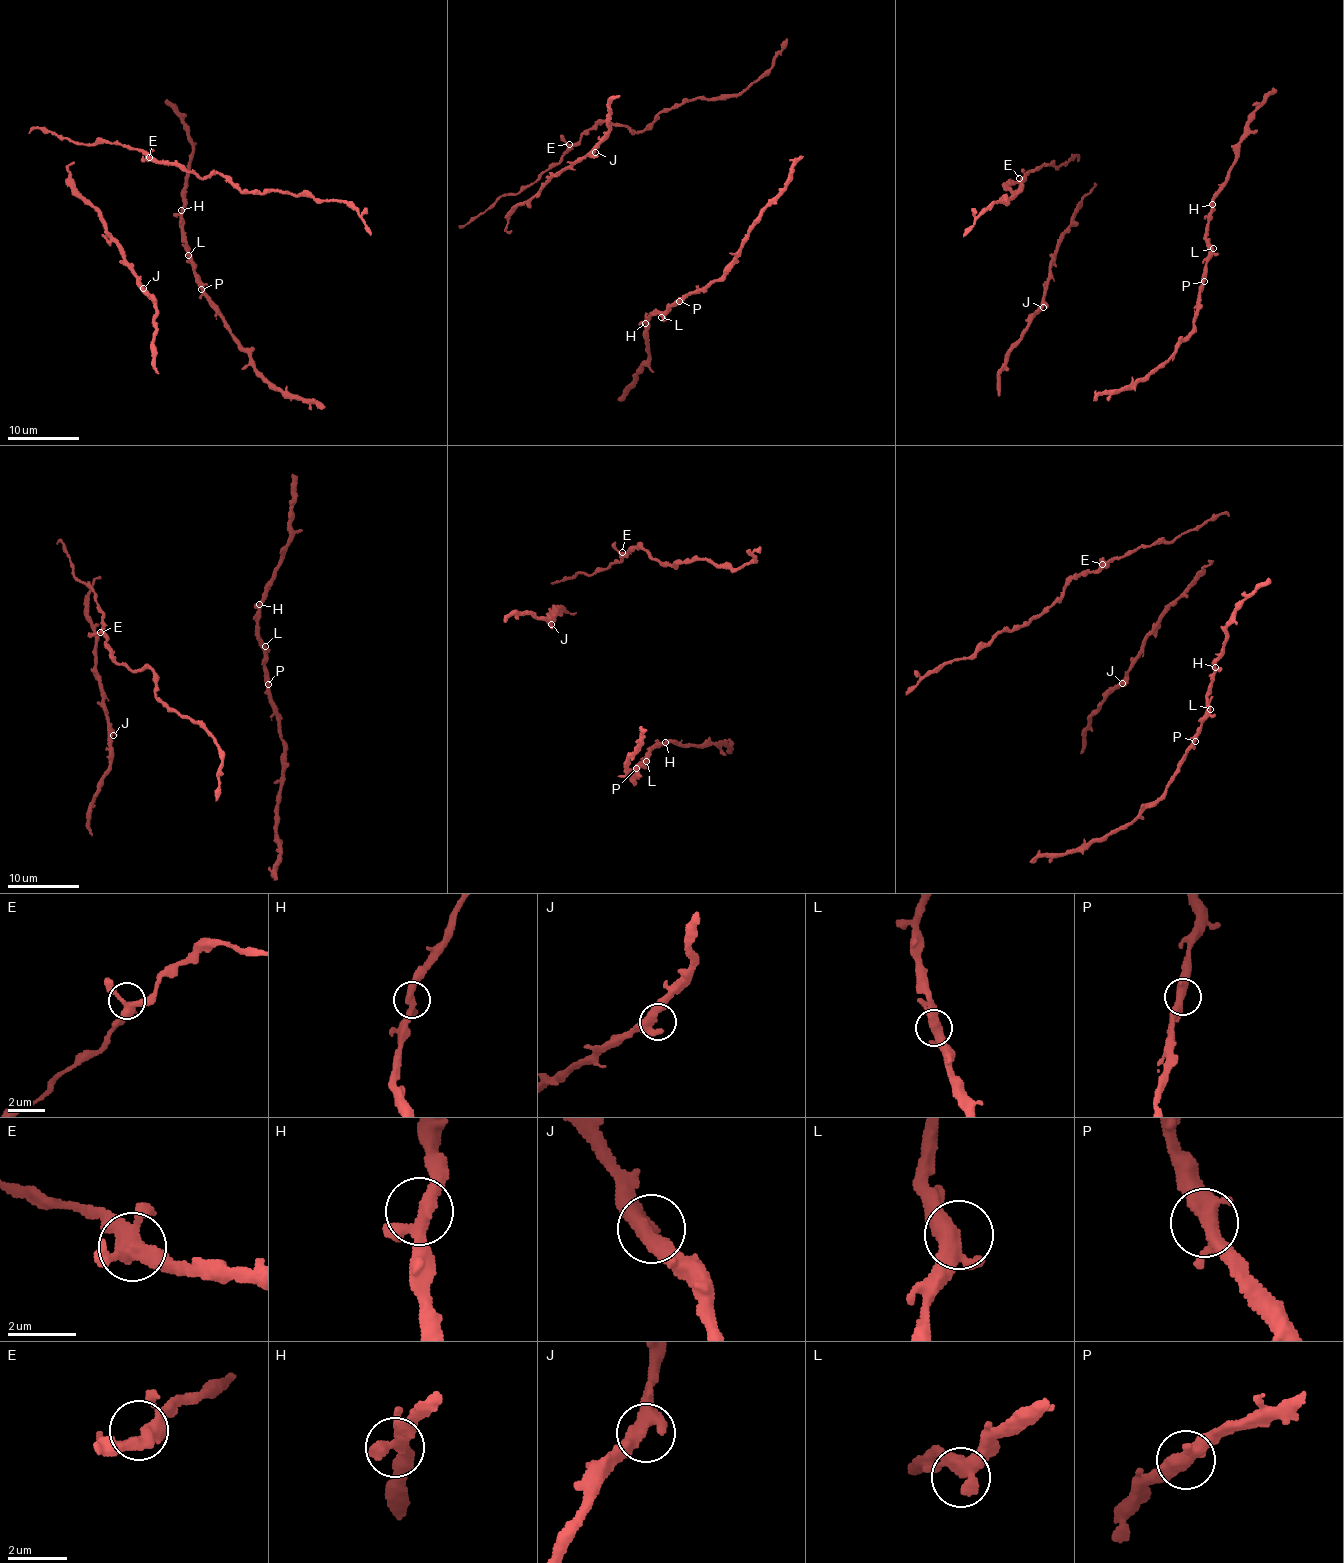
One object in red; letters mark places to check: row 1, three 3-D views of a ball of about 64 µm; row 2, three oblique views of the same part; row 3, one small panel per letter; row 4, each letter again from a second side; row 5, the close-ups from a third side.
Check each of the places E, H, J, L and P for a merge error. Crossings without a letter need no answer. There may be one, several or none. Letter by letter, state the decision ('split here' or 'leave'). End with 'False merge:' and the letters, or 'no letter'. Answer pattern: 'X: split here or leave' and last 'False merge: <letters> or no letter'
E: leave
H: leave
J: leave
L: leave
P: leave
False merge: no letter

